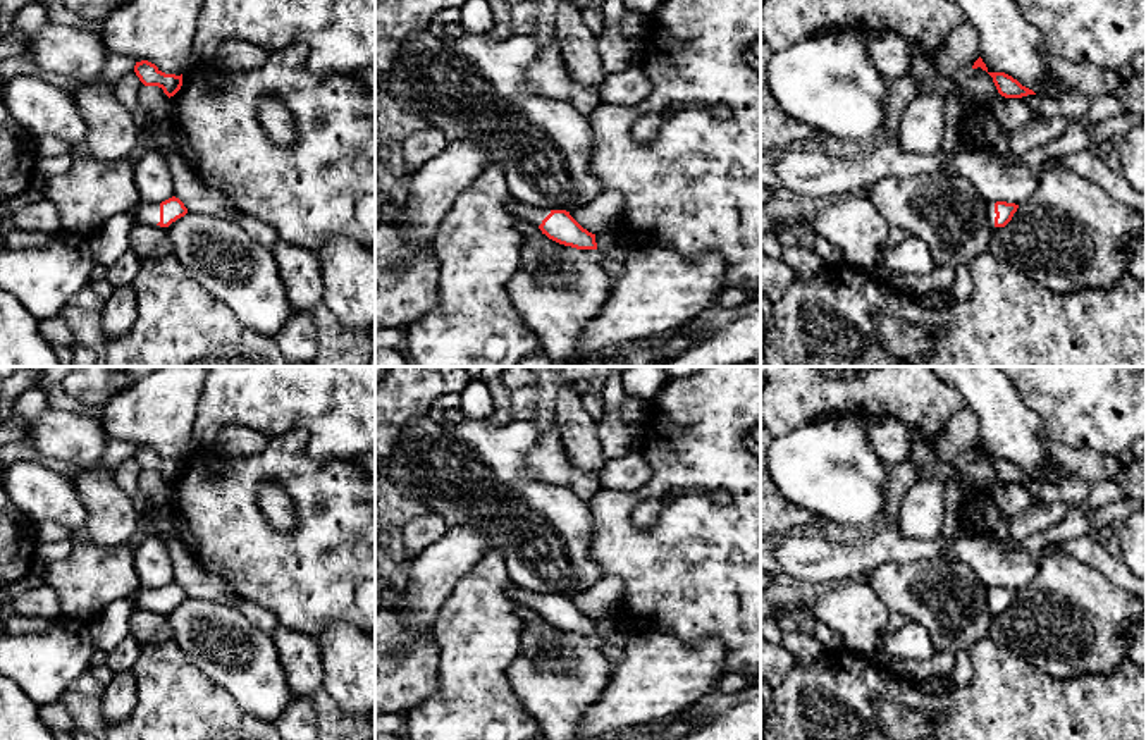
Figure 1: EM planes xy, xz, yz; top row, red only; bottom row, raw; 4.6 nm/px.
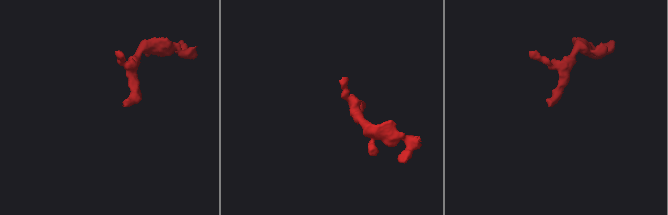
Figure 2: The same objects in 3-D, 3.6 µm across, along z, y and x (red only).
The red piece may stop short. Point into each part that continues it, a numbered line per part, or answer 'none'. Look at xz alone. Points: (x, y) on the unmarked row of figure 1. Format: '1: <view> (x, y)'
1: xz (525, 598)

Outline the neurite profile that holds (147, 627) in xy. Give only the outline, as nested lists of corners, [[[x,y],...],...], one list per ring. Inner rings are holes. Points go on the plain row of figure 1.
[[[136,609],[129,616],[129,635],[139,644],[163,644],[172,640],[165,613]]]

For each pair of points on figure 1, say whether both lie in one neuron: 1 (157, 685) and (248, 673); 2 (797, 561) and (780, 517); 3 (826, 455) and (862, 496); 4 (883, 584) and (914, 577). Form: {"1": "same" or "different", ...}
{"1": "different", "2": "different", "3": "same", "4": "same"}

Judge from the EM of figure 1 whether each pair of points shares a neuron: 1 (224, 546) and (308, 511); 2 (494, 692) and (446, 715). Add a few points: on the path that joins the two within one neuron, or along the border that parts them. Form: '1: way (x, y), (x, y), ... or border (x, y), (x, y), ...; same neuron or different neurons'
1: way (248, 546), (286, 546), (296, 536); same neuron
2: way (482, 704), (472, 715), (458, 715); same neuron

